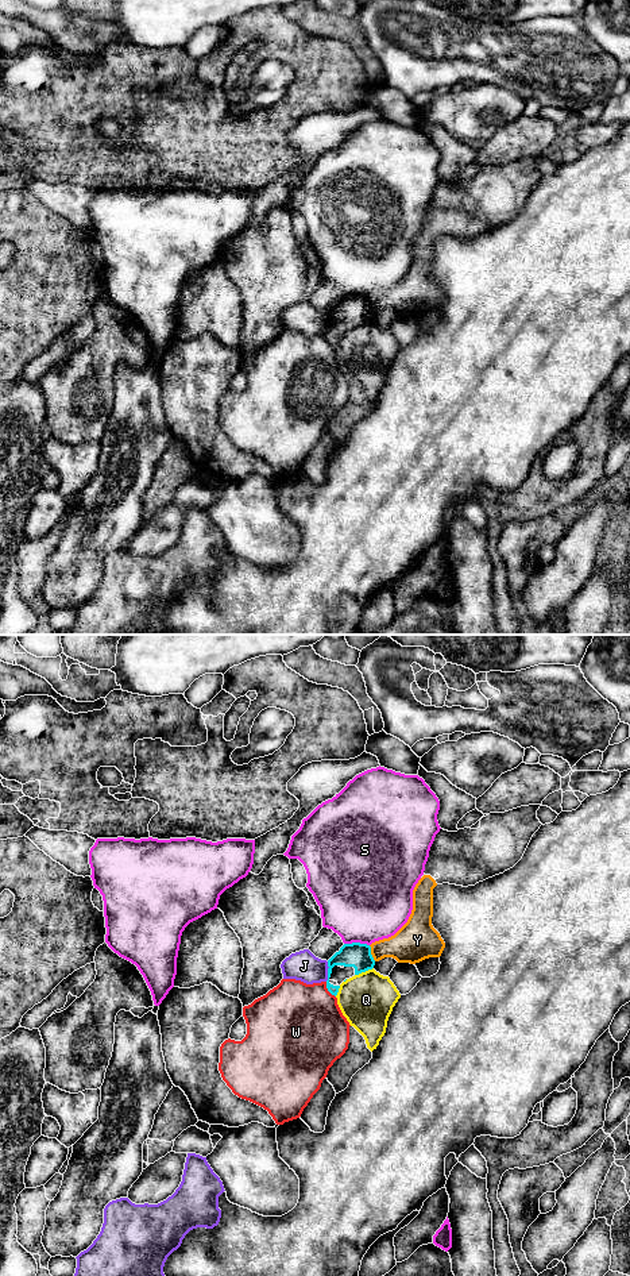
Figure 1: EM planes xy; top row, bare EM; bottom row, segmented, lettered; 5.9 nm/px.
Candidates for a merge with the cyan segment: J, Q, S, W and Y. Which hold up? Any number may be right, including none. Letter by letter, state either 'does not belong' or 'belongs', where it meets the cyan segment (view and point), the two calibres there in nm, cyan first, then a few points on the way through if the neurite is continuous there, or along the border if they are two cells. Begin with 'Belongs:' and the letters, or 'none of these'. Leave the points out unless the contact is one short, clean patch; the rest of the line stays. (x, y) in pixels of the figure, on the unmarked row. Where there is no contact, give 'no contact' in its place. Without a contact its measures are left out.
Belongs: none of these
J: does not belong | xy (328, 323) | 150/180 nm
Q: does not belong | xy (363, 323) | 150/320 nm
S: does not belong | xy (356, 295) | 150/480 nm
W: does not belong | xy (328, 342) | 140/460 nm
Y: does not belong | xy (370, 305) | 150/220 nm | along xy (368, 297), (370, 305), (375, 312)

